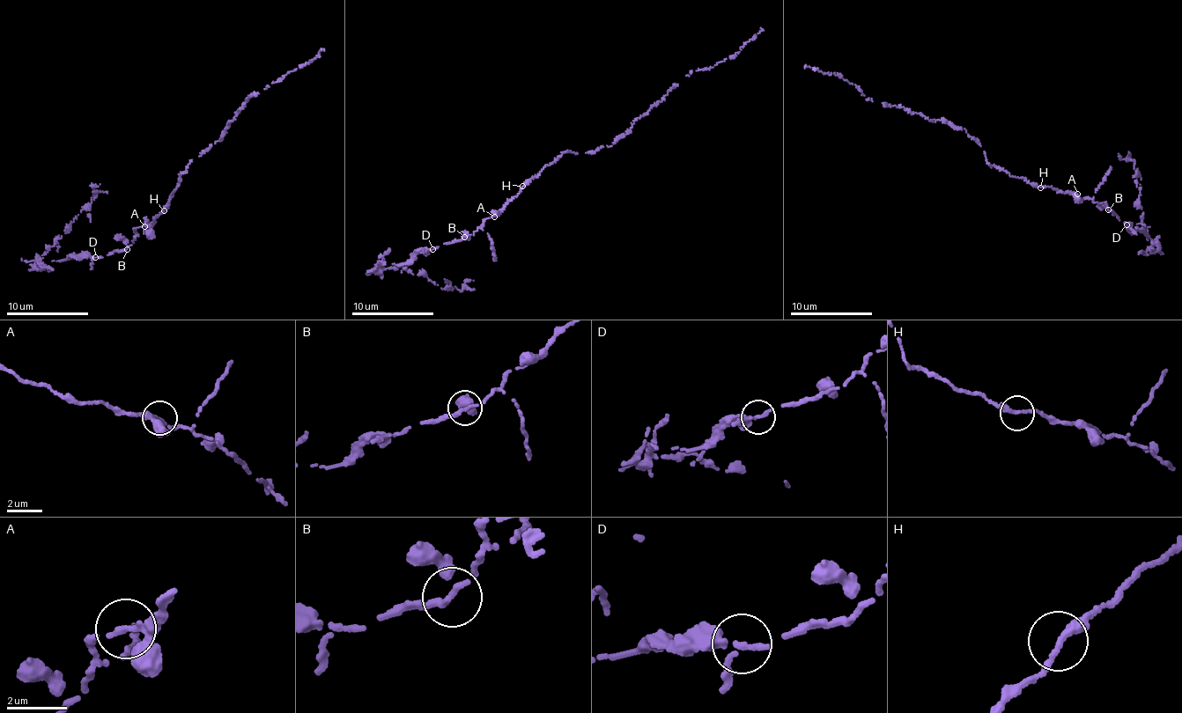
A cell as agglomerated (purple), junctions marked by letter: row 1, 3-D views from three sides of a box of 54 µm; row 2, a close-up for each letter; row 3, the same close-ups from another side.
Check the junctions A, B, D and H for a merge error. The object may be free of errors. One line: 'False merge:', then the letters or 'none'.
False merge: D

